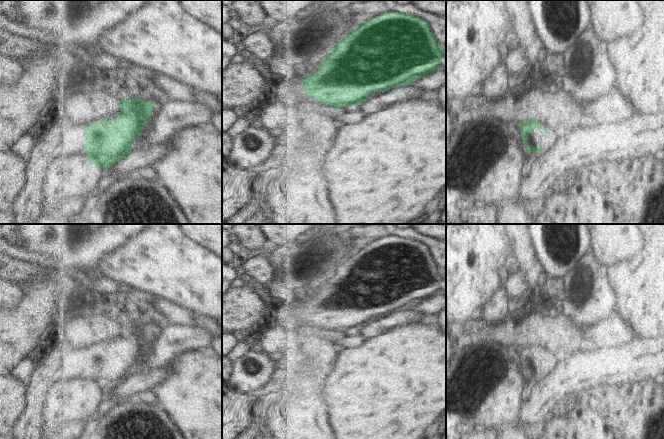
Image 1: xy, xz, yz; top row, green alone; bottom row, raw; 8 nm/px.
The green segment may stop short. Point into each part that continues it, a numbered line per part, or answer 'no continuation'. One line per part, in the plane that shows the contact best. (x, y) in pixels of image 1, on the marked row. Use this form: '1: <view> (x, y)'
1: yz (545, 168)

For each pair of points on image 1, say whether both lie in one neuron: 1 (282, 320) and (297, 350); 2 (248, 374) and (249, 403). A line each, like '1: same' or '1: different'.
1: same
2: different

